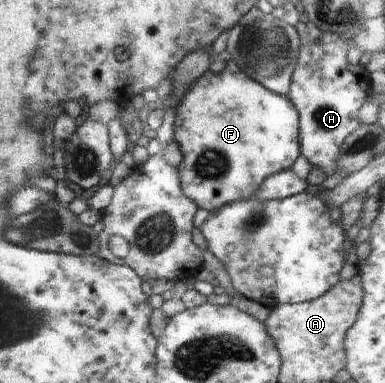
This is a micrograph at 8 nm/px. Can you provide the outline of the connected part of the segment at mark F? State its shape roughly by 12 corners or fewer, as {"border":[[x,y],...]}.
{"border":[[232,59],[175,106],[183,194],[209,213],[301,154],[289,98]]}

